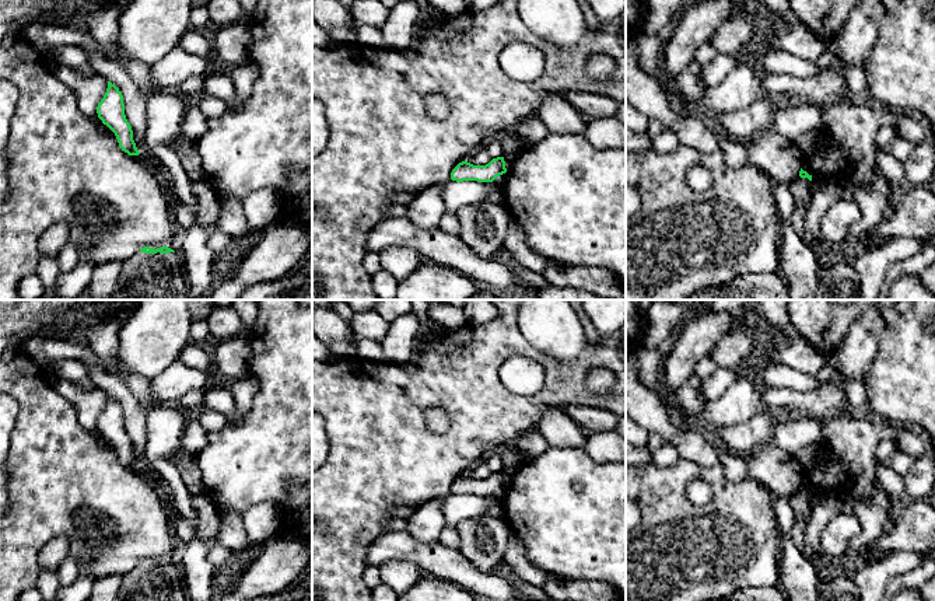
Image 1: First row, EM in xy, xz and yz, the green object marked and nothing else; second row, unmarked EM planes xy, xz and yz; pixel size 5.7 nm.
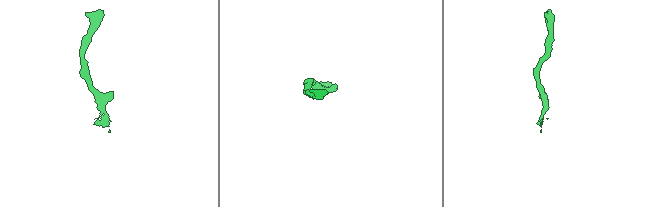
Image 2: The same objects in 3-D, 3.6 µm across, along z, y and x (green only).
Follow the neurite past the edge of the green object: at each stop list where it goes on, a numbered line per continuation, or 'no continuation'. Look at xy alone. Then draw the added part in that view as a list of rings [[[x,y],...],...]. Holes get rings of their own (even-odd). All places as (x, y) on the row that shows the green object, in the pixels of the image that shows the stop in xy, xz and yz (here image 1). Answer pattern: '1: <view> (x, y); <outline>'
1: xy (144, 276); [[[137,252],[122,263],[118,287],[108,300],[186,300],[188,293],[176,252]]]

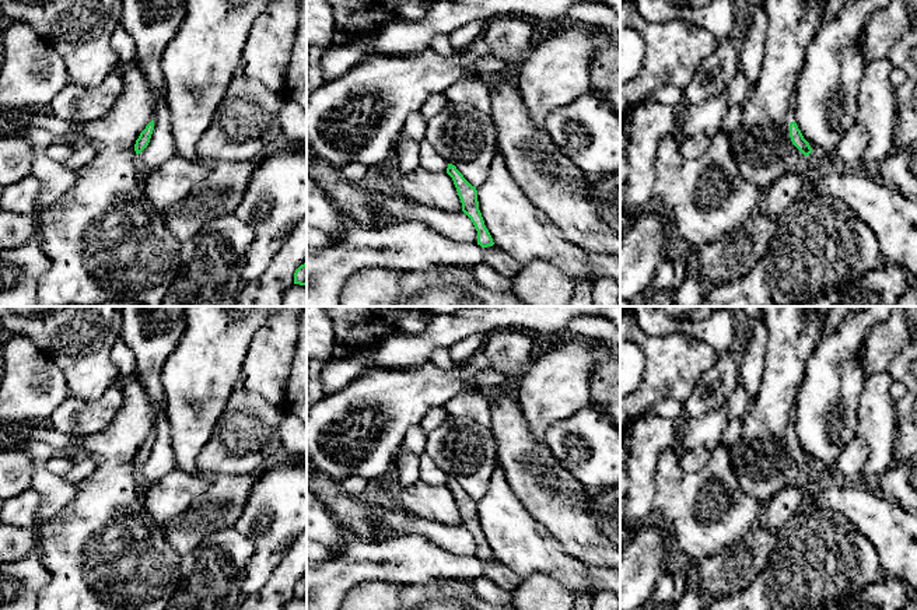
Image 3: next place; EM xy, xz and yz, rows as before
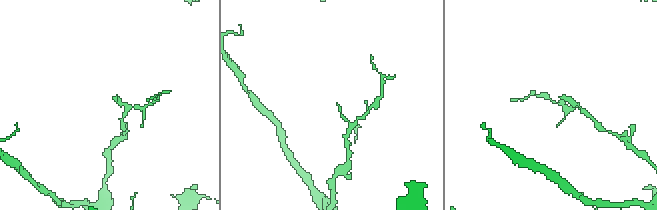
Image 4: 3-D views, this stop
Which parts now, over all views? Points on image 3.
no continuation

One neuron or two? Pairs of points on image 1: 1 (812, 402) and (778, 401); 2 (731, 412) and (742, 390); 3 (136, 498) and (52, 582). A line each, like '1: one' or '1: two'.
1: one
2: one
3: two

